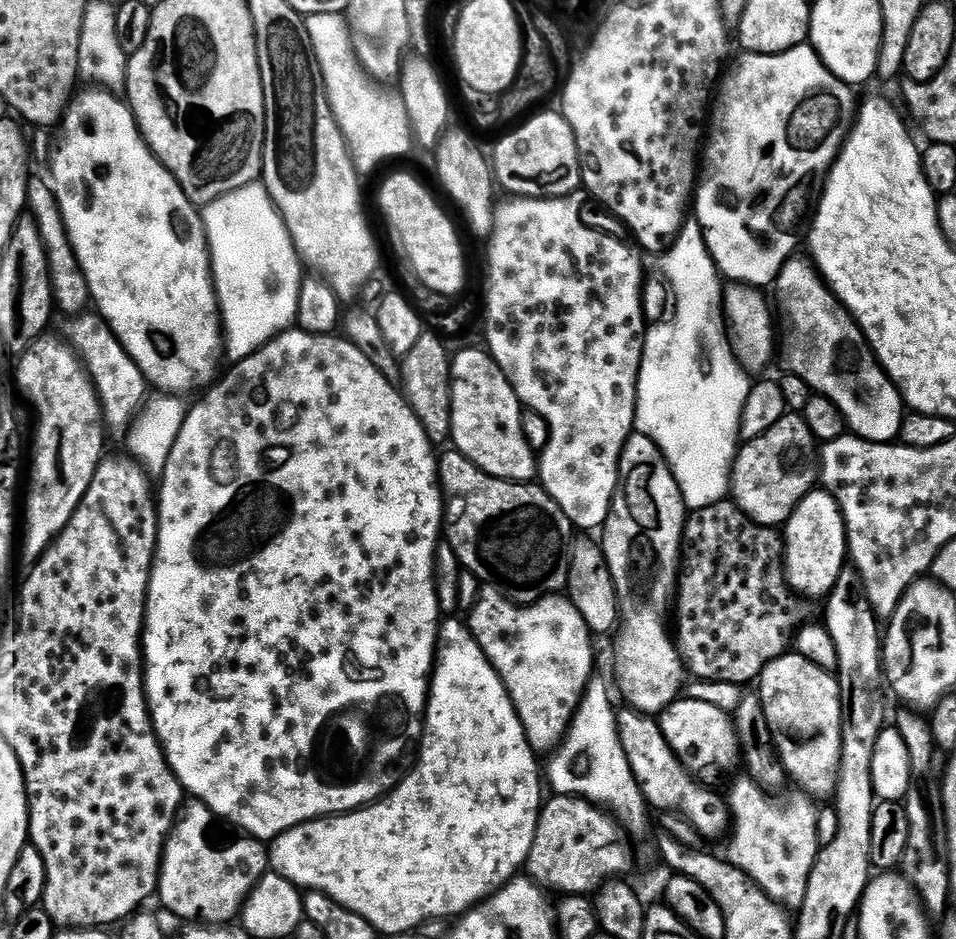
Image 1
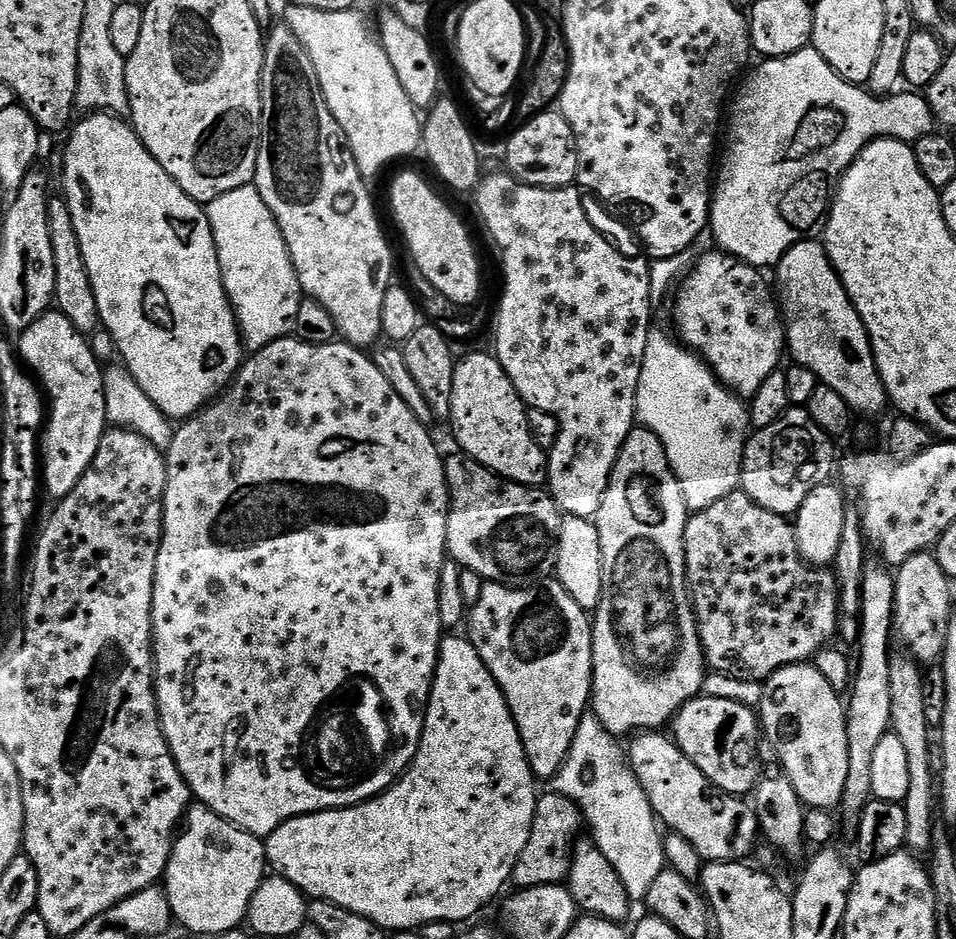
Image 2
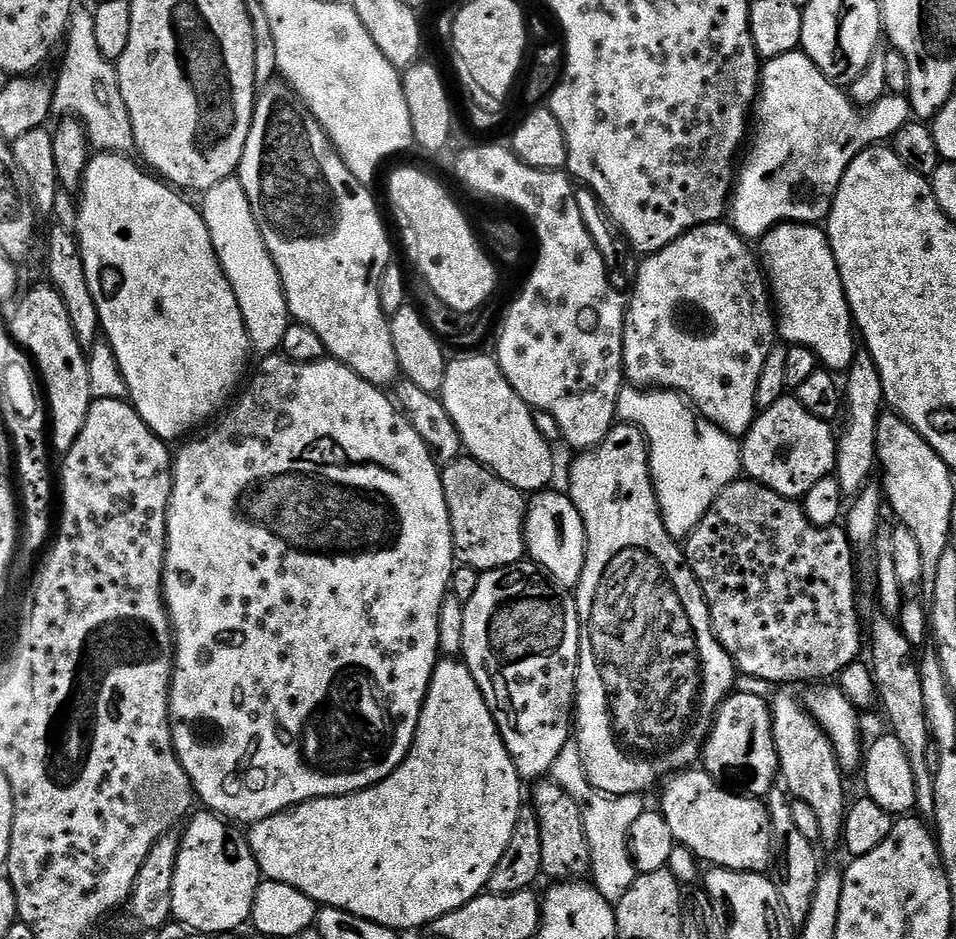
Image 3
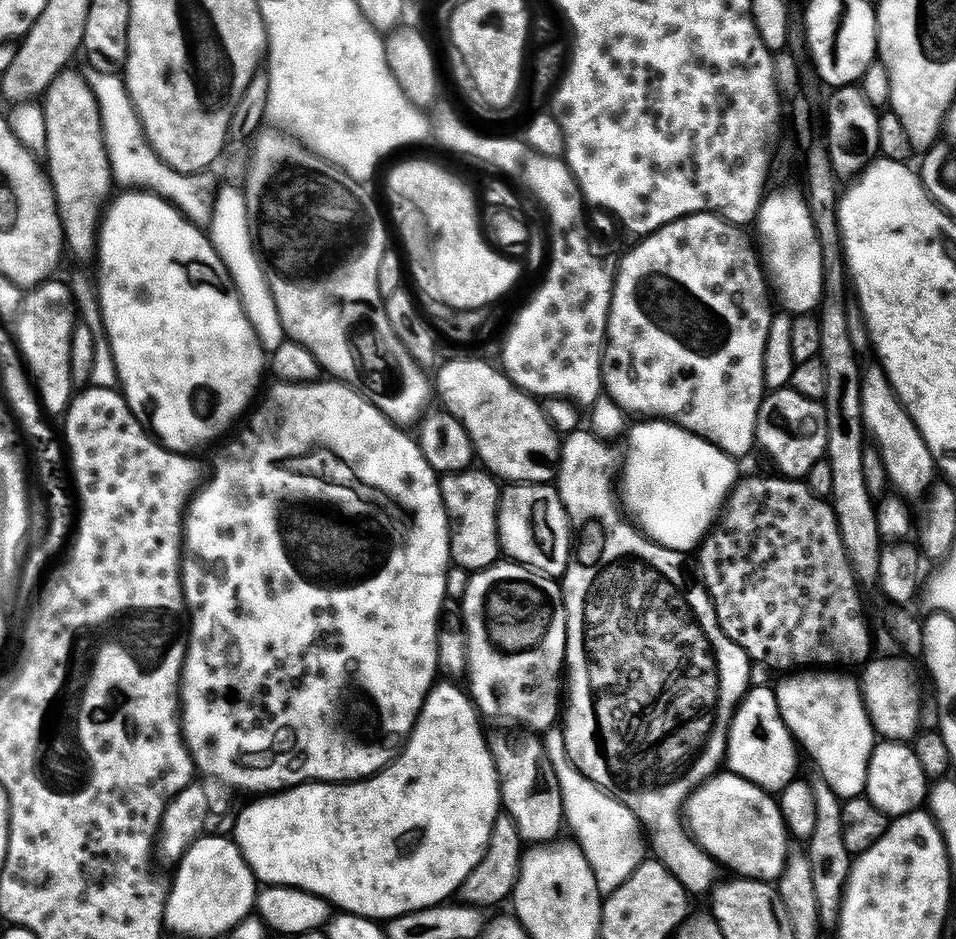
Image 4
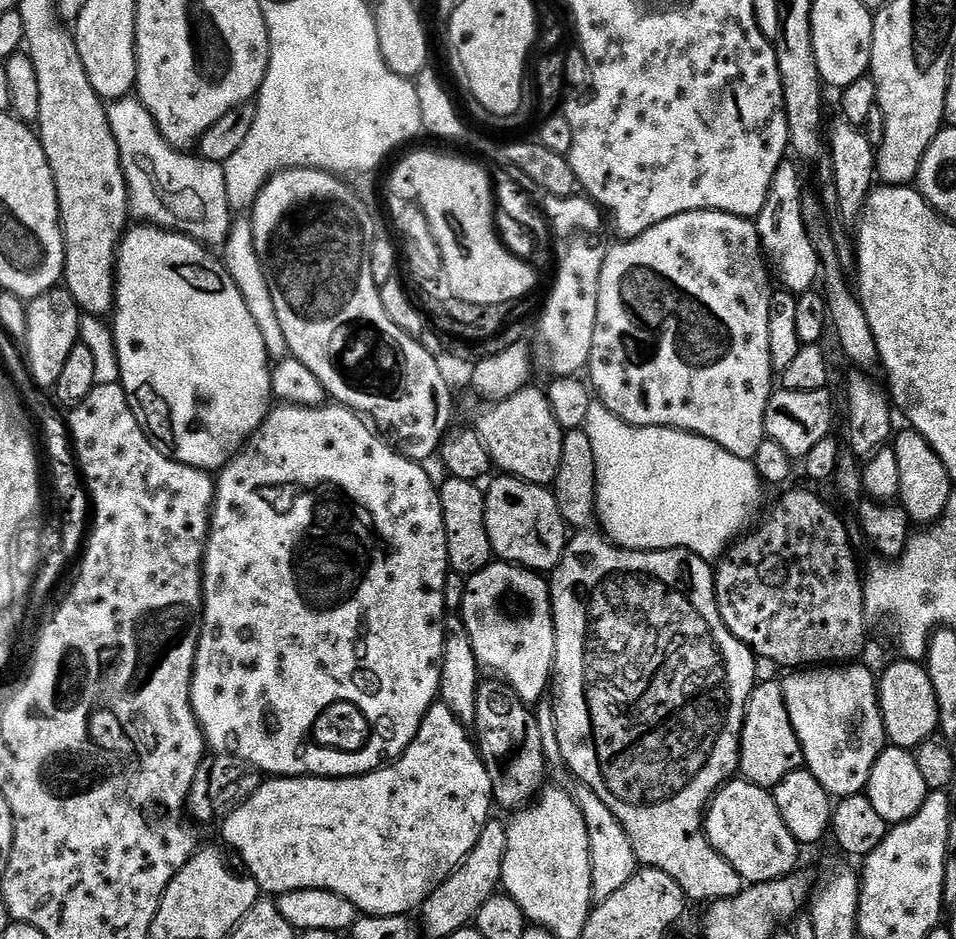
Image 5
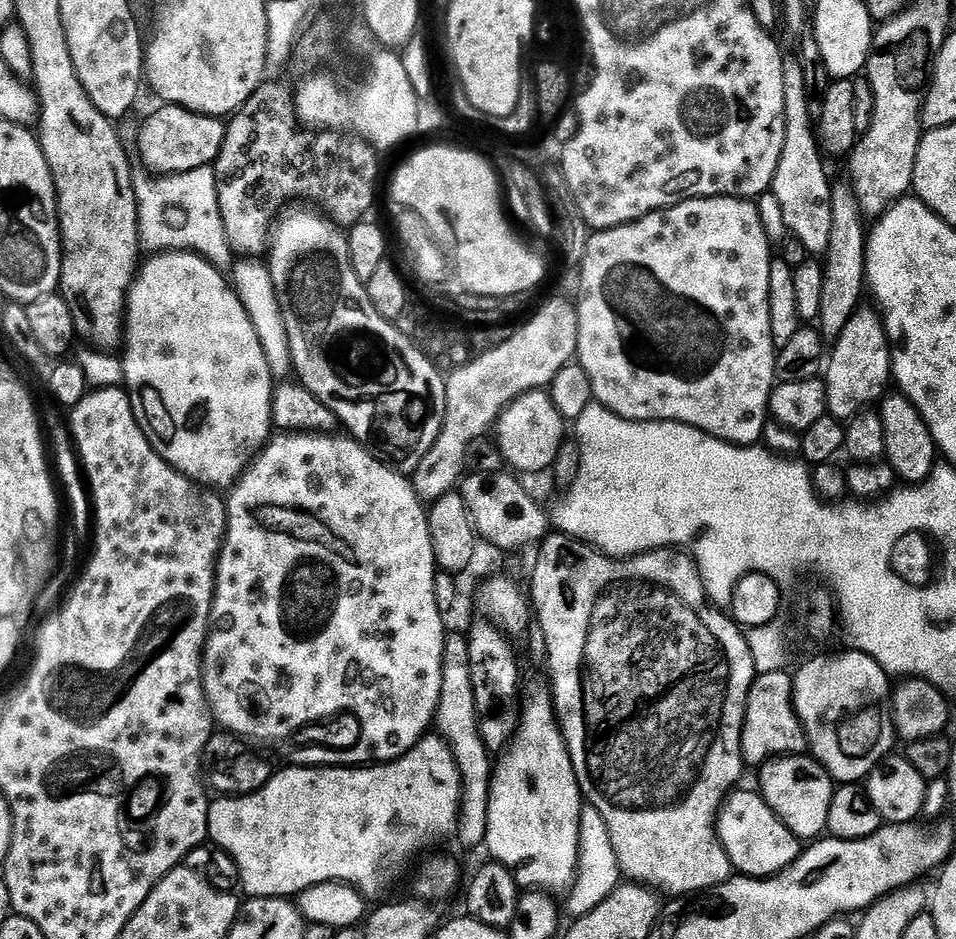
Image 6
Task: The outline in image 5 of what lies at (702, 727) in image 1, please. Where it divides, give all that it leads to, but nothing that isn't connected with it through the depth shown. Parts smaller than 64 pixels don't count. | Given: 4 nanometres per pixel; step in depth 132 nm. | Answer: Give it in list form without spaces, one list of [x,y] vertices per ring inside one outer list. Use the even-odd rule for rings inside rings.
[[[779,679],[762,680],[748,695],[748,703],[744,705],[744,725],[740,731],[740,767],[739,775],[751,784],[760,788],[773,789],[786,774],[799,772],[805,767],[804,751],[794,734],[794,726],[790,722],[790,714],[784,701],[784,686]]]

